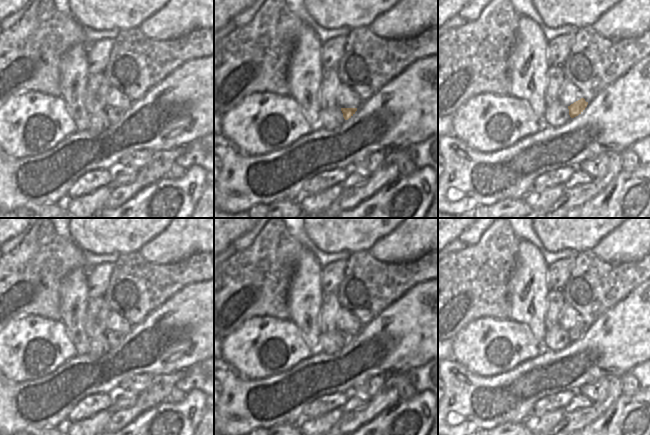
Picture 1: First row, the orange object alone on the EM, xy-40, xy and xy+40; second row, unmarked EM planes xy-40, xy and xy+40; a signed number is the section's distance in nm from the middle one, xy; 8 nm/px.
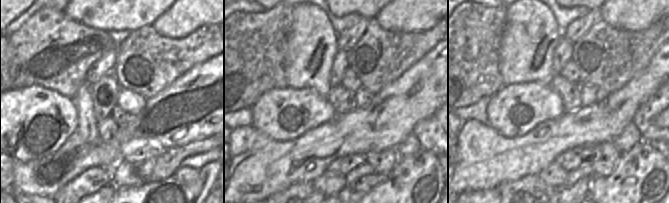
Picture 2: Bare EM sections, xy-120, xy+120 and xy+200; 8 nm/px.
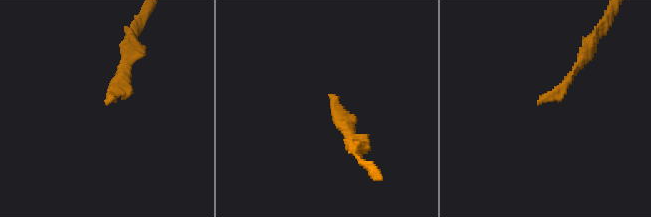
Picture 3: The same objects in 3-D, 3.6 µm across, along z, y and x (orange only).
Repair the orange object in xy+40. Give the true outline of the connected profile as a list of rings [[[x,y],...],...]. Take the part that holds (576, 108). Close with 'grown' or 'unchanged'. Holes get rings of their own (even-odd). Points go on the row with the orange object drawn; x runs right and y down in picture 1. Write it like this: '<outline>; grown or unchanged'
[[[581,98],[580,100],[568,106],[570,117],[574,118],[579,114],[581,114],[585,110],[587,105],[588,105],[588,102],[586,102],[584,98]]]; unchanged

